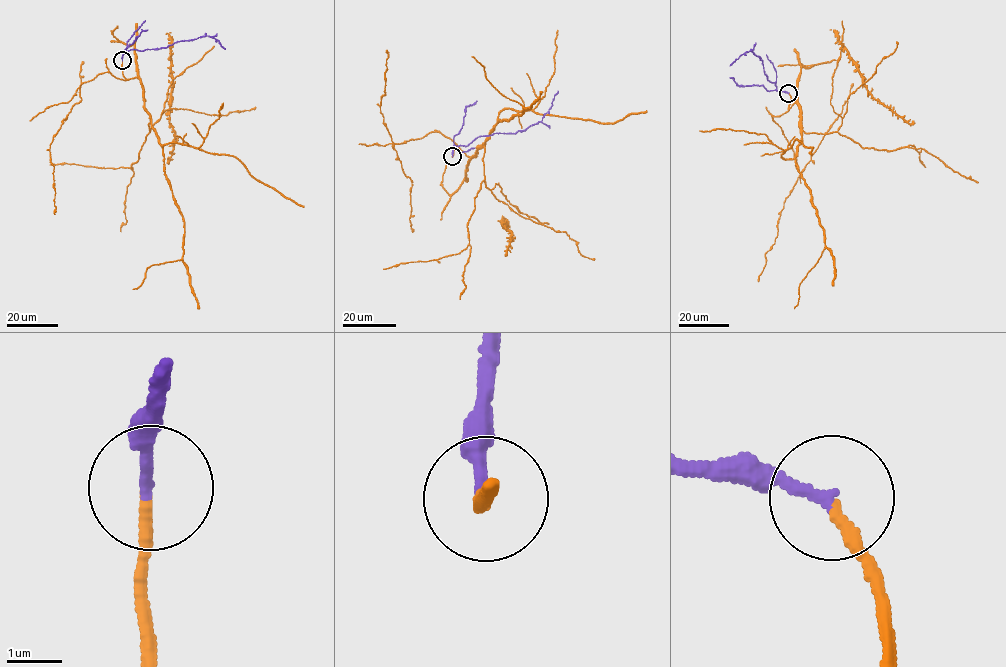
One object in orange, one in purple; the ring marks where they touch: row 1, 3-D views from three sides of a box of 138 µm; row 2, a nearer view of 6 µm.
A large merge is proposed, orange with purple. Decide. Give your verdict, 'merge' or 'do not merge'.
merge

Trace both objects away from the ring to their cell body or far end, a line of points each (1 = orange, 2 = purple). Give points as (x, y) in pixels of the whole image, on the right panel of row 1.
1: (788, 93), (788, 109), (796, 100), (799, 109), (797, 170), (810, 190), (824, 246), (799, 286), (794, 308)
2: (788, 93), (778, 91), (776, 82), (767, 79), (762, 60), (751, 50), (730, 65)

